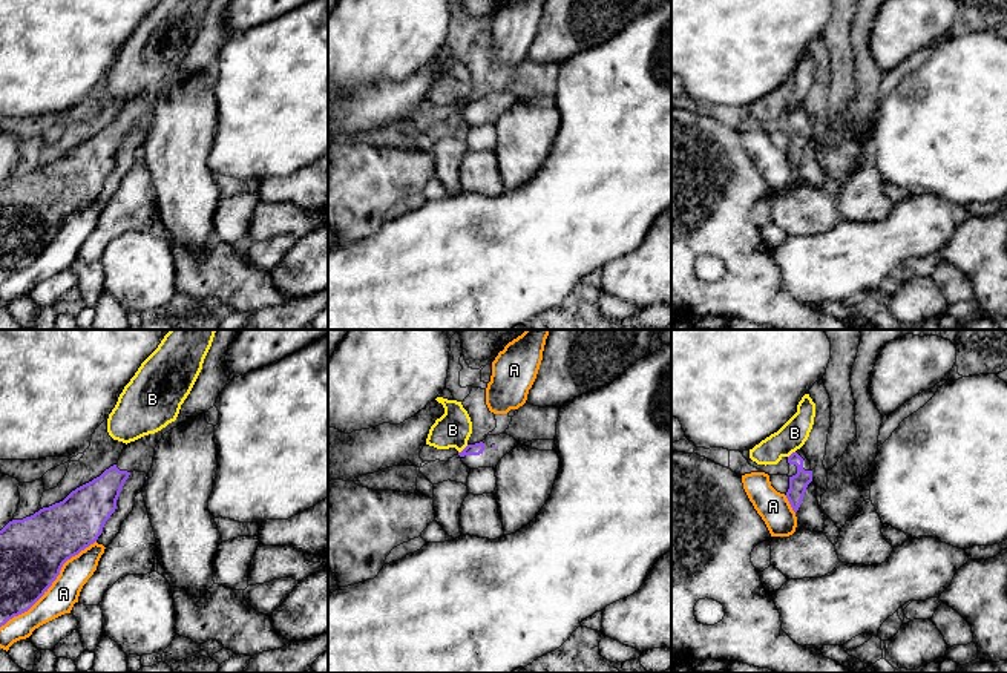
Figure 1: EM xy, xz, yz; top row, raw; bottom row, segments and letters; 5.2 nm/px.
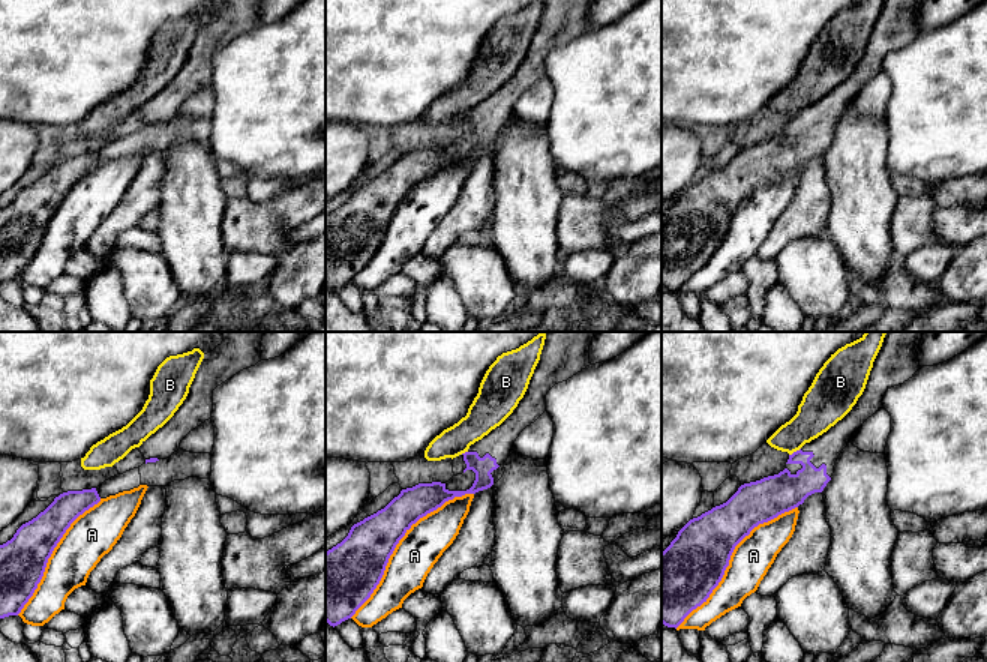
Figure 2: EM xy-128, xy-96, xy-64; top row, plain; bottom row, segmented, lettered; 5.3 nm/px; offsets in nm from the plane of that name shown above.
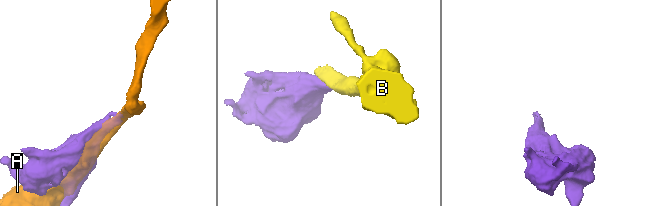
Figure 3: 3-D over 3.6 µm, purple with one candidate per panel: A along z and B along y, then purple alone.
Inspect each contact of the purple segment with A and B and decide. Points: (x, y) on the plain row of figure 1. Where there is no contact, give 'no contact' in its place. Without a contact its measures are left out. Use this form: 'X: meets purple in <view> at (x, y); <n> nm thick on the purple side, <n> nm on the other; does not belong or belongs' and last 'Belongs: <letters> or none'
A: meets purple in xy at (51, 241); 360 nm thick on the purple side, 160 nm on the other; does not belong
B: meets purple in xz at (465, 105); 60 nm thick on the purple side, 190 nm on the other; does not belong
Belongs: none

